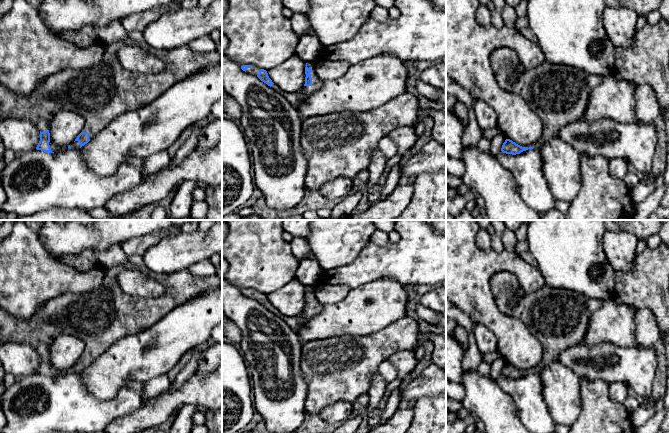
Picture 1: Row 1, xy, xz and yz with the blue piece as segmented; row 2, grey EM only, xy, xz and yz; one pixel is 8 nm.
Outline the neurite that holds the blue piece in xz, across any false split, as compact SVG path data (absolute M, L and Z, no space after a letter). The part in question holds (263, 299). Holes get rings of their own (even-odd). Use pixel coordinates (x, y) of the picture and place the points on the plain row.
M306 287L305 308L300 314L294 317L287 317L283 315L280 311L278 311L276 308L274 308L269 302L267 295L264 293L260 293L259 291L254 289L243 289L241 290L241 293L249 298L257 300L261 305L263 305L272 313L280 317L296 333L303 324L318 315L321 312L323 306L323 304L320 303L319 300L316 298L314 287Z

